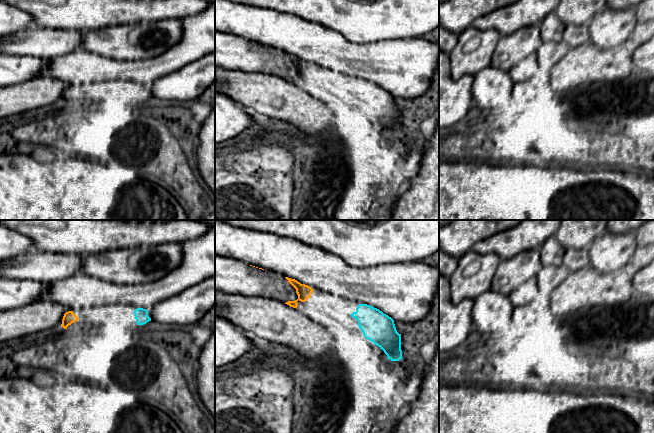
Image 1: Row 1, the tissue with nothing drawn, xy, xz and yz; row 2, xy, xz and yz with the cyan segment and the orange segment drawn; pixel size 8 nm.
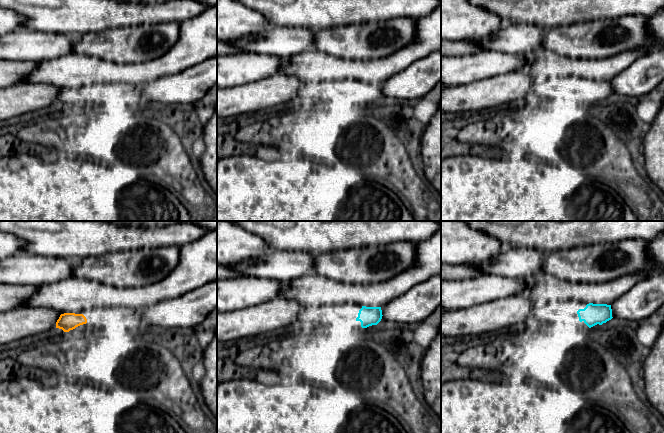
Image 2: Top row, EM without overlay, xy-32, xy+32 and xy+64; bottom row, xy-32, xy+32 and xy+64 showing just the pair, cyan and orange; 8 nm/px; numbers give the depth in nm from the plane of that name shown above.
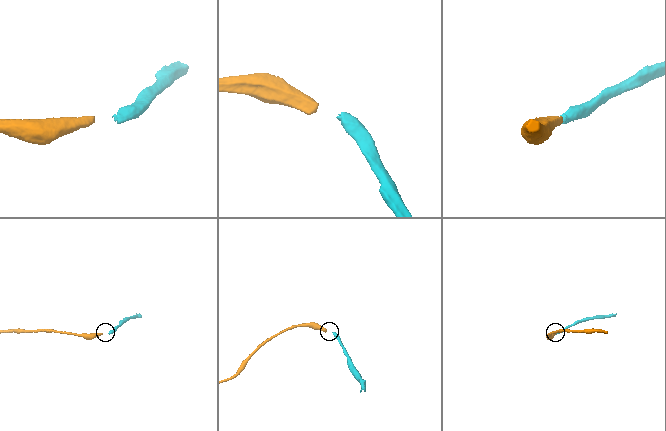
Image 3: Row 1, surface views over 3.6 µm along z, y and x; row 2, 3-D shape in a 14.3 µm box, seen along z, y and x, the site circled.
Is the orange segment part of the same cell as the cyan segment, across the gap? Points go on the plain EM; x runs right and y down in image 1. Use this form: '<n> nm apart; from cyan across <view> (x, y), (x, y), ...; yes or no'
360 nm apart; from cyan across xz (351, 90), (310, 72); yes

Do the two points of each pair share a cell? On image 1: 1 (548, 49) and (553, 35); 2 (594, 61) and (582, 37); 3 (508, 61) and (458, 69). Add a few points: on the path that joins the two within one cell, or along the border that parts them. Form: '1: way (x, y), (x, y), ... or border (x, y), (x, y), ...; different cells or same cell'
1: border (562, 39), (559, 41), (543, 42); different cells
2: border (586, 41), (571, 49); different cells
3: border (498, 42), (490, 64); different cells

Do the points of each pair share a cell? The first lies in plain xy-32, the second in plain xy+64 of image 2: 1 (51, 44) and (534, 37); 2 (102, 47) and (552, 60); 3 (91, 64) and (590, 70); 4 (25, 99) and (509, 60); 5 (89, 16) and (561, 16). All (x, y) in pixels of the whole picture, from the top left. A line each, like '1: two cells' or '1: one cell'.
1: one cell
2: two cells
3: one cell
4: two cells
5: one cell

